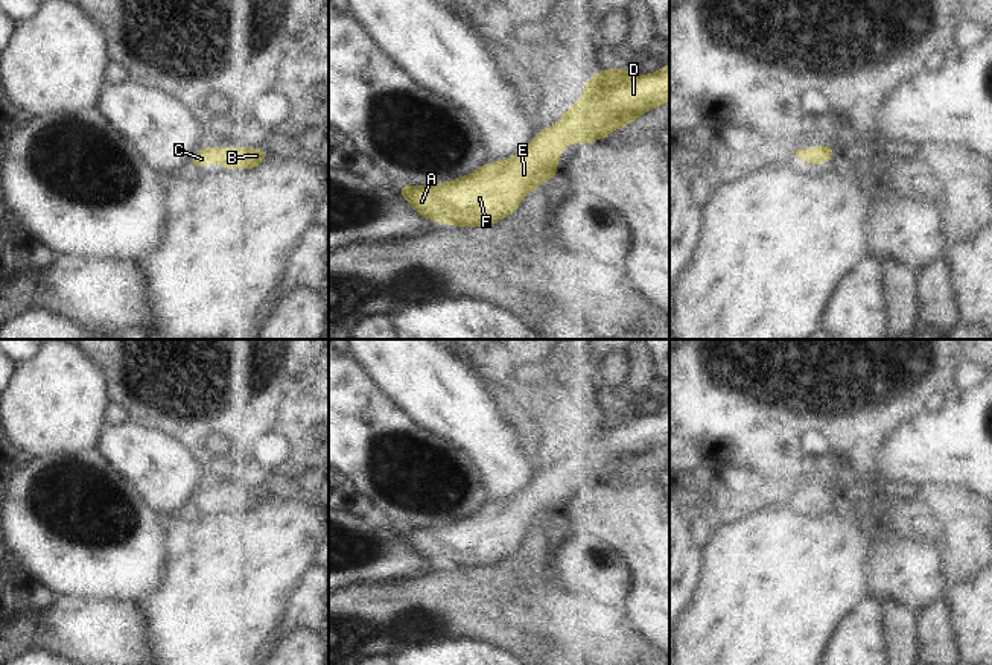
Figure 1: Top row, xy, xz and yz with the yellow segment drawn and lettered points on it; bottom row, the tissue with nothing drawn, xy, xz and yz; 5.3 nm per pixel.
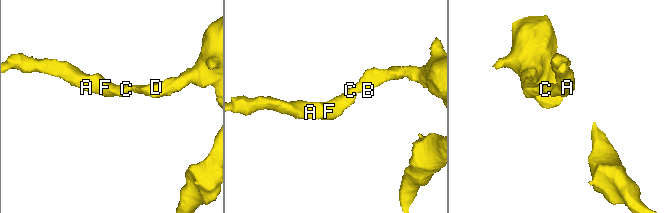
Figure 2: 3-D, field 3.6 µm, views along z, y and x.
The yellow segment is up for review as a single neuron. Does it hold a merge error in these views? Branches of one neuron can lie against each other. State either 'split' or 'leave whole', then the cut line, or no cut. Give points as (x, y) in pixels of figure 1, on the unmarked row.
leave whole; cut none

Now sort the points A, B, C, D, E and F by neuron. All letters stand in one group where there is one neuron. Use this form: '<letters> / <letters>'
A B C D E F

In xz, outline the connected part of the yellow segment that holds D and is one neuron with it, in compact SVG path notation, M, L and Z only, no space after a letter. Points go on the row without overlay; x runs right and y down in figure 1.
M669 405L663 406L653 415L630 415L618 408L606 412L593 414L586 423L583 440L577 441L569 452L564 452L558 466L552 470L545 467L516 498L504 502L485 504L472 516L455 519L449 523L435 525L431 528L418 528L412 525L397 528L397 533L409 542L409 546L420 555L438 565L455 568L482 568L498 565L502 558L514 555L520 542L526 534L542 527L546 520L554 520L557 504L564 485L574 482L592 484L612 475L622 466L633 464L641 455L648 450L669 443Z

